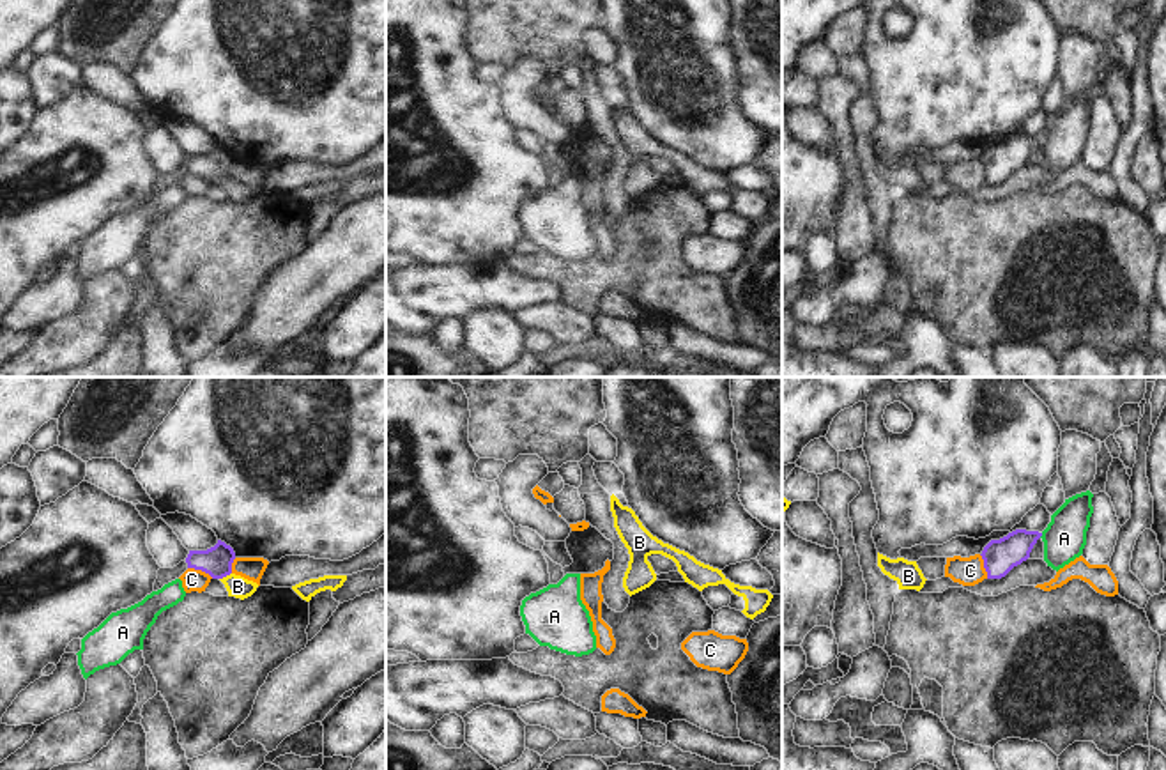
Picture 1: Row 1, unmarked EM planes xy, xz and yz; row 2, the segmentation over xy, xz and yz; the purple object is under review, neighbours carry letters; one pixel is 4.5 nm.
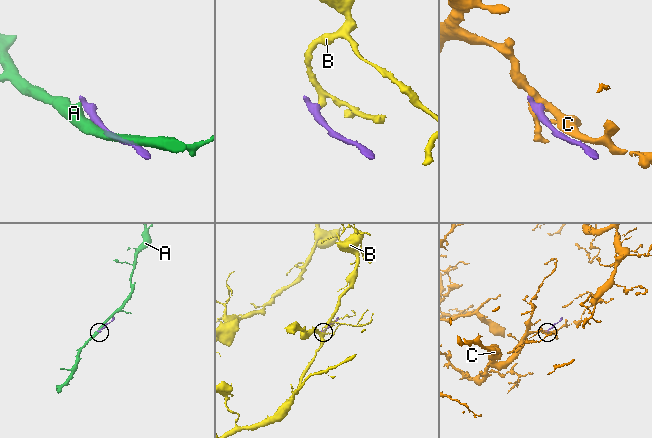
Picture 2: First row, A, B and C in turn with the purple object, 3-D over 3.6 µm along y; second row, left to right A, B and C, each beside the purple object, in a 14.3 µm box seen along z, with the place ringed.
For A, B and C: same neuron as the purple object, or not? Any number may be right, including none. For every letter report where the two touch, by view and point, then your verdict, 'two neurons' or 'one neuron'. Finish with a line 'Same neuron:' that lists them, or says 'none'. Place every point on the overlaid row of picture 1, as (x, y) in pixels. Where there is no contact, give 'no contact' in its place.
A: contact yz (1041, 535); two neurons
B: contact xy (225, 576); one neuron
C: contact xy (200, 569); two neurons
Same neuron: B

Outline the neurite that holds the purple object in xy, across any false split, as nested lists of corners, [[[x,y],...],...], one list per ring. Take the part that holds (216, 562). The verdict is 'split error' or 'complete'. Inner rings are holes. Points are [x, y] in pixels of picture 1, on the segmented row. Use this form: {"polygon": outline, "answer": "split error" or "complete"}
{"polygon": [[[218,540],[218,543],[207,551],[189,551],[186,563],[188,568],[202,570],[212,579],[219,579],[225,584],[228,597],[244,600],[257,591],[258,584],[235,575],[232,572],[234,559],[234,549]]], "answer": "split error"}

